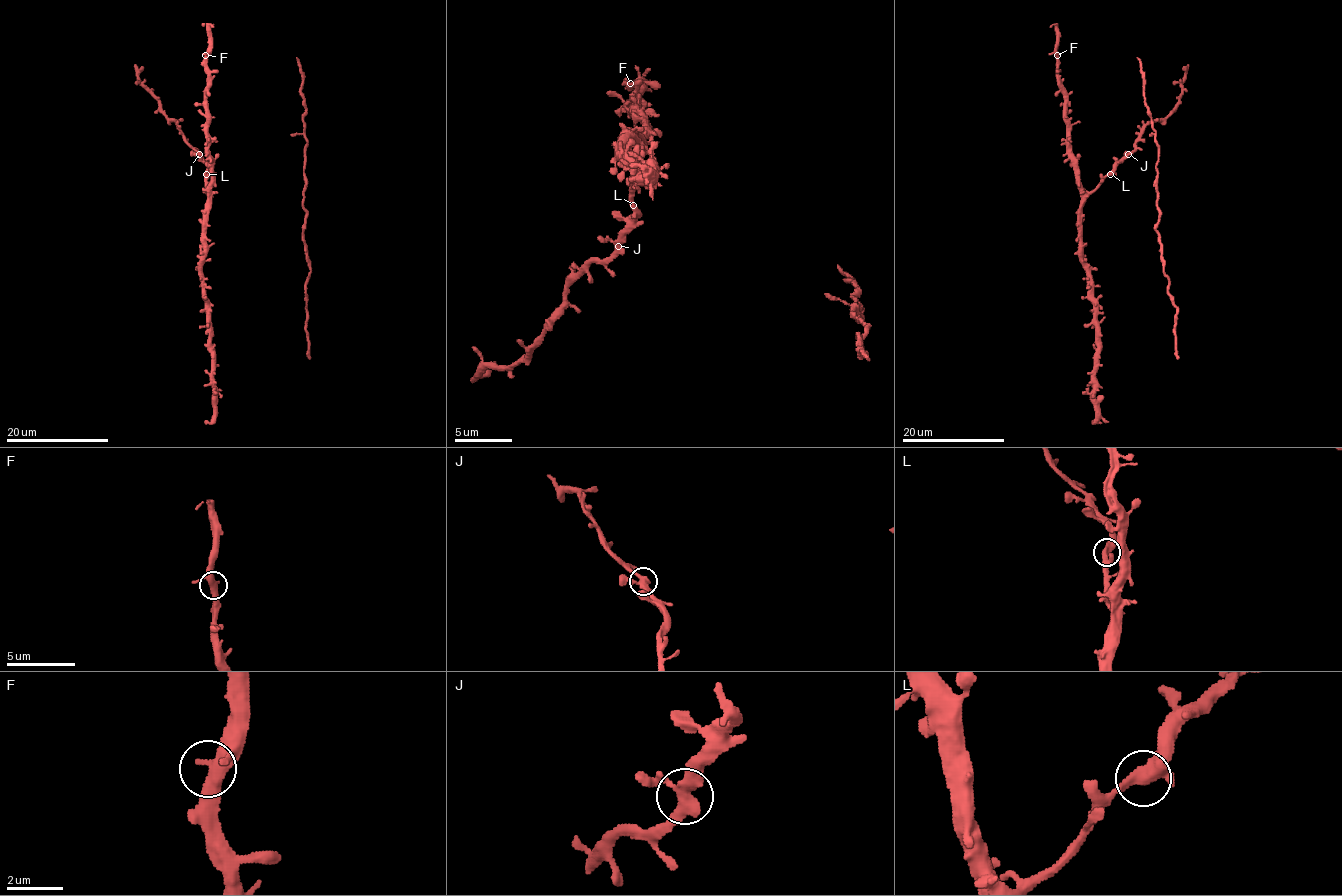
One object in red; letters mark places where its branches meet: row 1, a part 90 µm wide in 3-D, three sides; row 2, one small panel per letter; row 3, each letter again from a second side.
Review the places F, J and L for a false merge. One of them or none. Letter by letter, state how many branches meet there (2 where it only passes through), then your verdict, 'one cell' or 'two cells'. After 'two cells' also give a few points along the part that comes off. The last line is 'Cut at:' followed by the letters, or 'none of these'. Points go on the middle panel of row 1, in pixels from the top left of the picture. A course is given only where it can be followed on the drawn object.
F: 3 branches meet; one cell
J: 3 branches meet; one cell
L: 2 branches meet; one cell
Cut at: none of these

